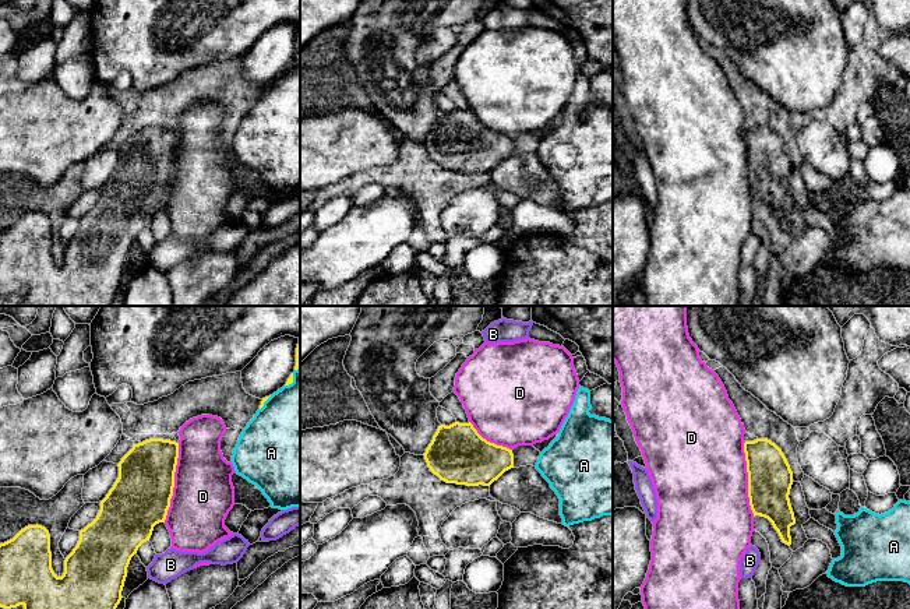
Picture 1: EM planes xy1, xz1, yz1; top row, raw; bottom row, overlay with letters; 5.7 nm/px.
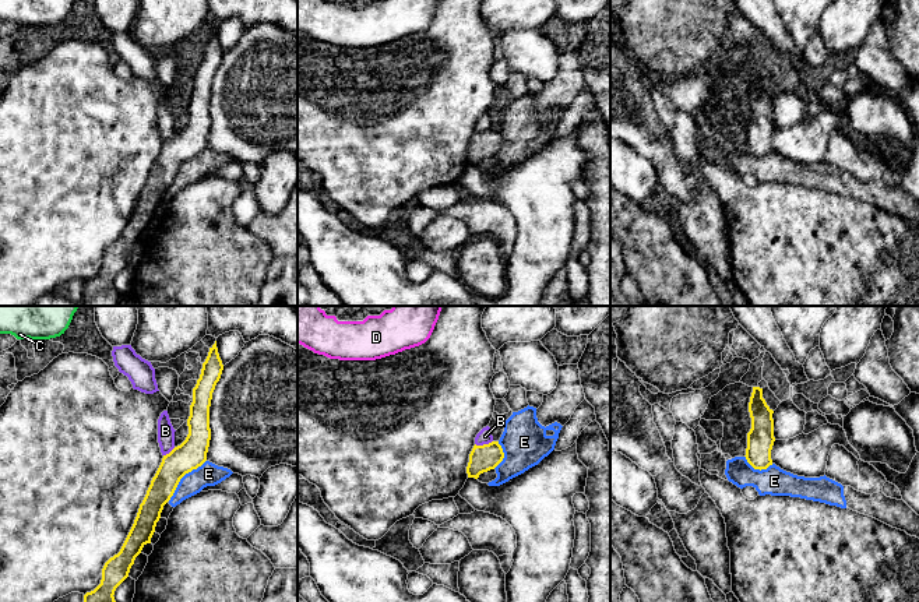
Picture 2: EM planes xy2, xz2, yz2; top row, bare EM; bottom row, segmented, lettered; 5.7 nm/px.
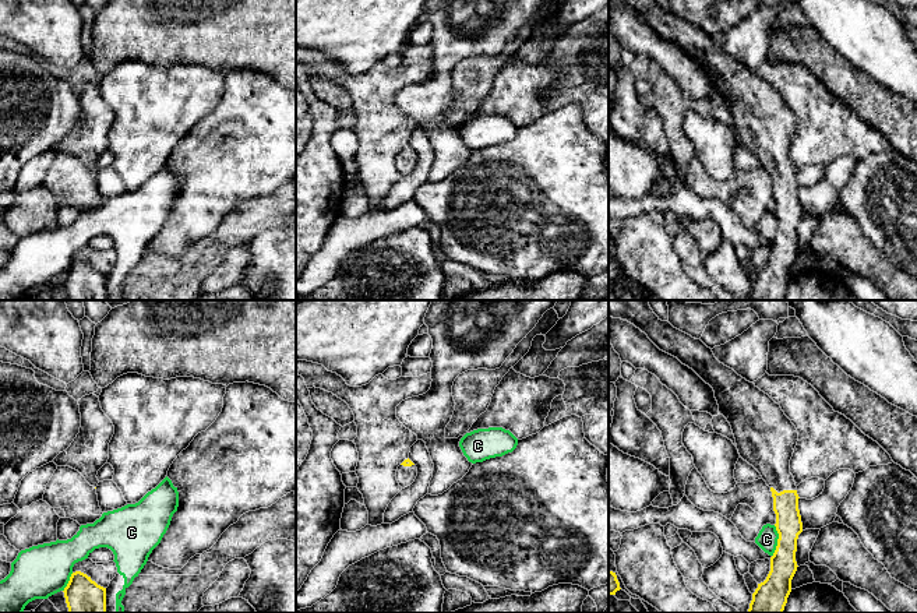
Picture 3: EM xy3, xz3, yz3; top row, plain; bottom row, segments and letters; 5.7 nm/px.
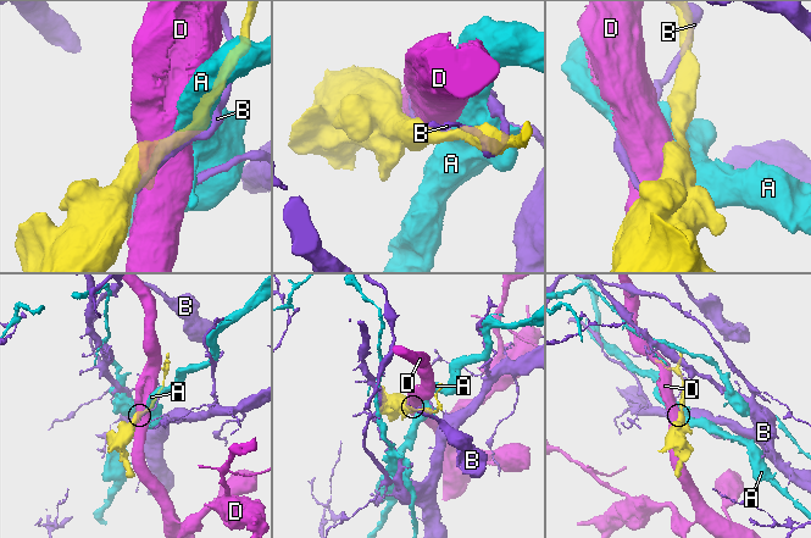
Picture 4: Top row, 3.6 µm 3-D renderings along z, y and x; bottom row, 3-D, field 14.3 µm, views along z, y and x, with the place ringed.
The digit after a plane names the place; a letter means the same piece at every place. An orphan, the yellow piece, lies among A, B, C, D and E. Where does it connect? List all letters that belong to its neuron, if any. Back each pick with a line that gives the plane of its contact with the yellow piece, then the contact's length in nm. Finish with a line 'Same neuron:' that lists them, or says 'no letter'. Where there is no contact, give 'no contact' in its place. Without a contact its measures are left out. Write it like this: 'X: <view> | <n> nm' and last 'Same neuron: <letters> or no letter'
Same neuron: no letter

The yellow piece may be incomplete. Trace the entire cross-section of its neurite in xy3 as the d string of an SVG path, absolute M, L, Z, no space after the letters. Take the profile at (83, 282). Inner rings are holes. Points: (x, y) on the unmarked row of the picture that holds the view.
M81 258L71 261L63 279L68 300L106 300L106 275Z

